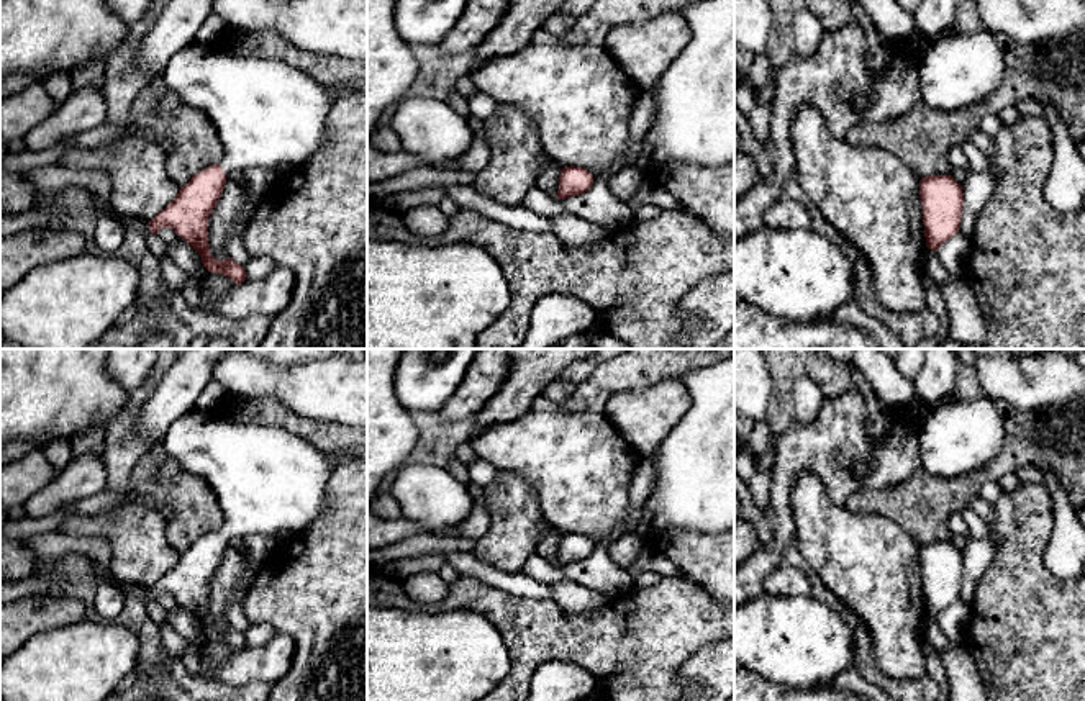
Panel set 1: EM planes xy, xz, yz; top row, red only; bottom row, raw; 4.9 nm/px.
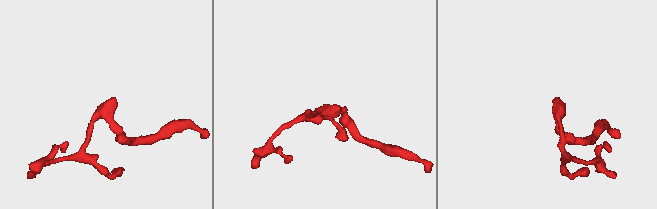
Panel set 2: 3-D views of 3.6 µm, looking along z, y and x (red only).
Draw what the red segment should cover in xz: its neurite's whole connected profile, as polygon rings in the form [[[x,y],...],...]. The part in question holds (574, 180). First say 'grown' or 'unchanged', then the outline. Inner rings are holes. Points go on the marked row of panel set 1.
unchanged; [[[564,167],[559,177],[557,200],[582,195],[590,190],[593,175],[582,167]]]

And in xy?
grown; [[[192,43],[180,49],[170,57],[161,77],[166,84],[166,90],[172,92],[182,105],[200,108],[208,115],[220,133],[225,156],[220,164],[203,169],[193,175],[187,185],[180,187],[177,197],[148,223],[149,231],[157,234],[162,228],[170,228],[198,252],[202,264],[208,272],[223,274],[236,285],[241,285],[246,280],[244,267],[229,257],[226,260],[216,260],[210,254],[208,246],[208,218],[221,197],[226,177],[233,172],[252,167],[266,169],[279,175],[284,169],[293,170],[303,165],[329,141],[328,121],[334,102],[326,87],[295,67],[282,61],[259,56],[236,56],[220,43],[210,46]]]

